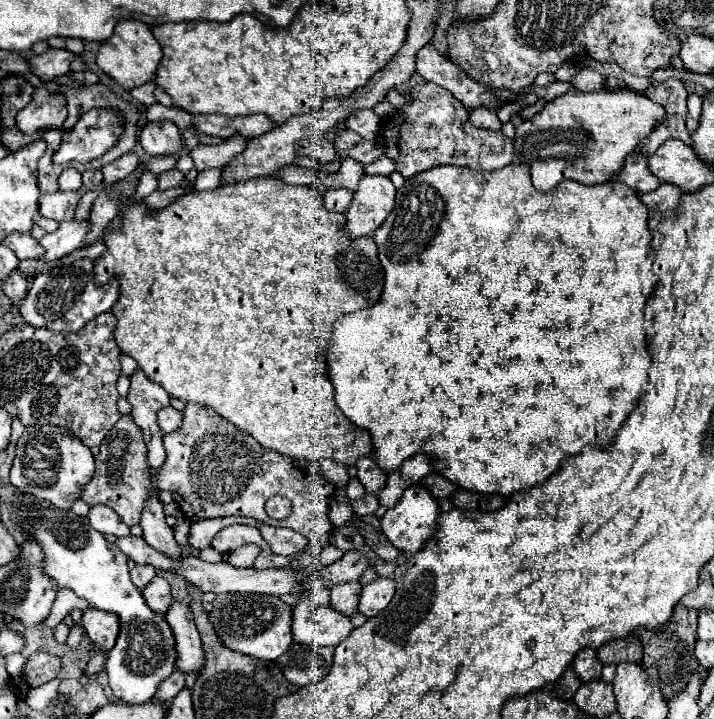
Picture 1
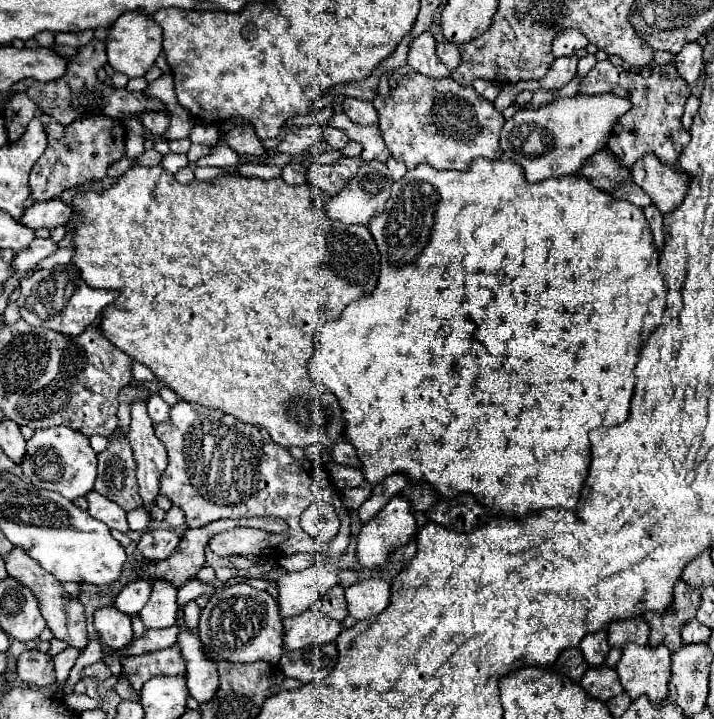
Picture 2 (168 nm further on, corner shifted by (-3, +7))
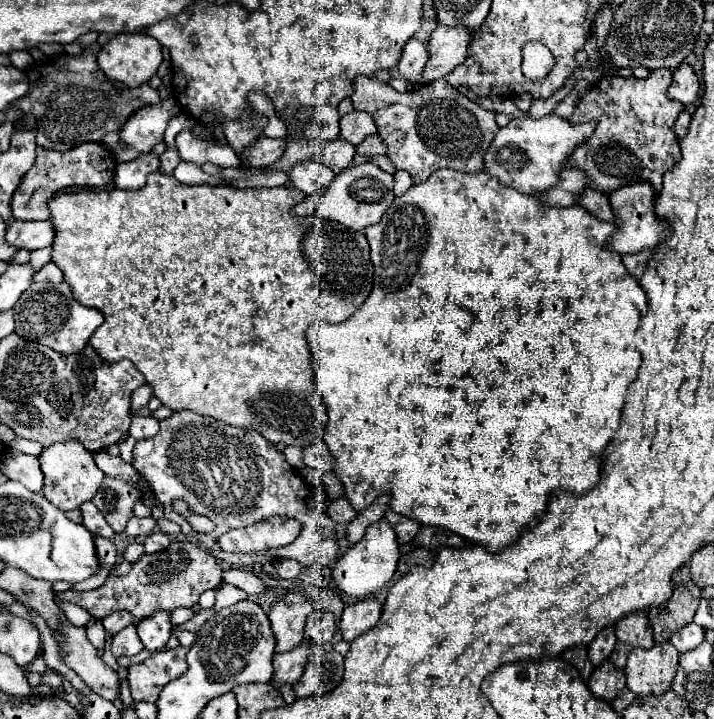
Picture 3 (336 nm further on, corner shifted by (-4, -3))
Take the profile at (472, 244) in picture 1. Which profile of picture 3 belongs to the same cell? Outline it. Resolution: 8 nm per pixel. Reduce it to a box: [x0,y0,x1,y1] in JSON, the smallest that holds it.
[308,167,648,553]

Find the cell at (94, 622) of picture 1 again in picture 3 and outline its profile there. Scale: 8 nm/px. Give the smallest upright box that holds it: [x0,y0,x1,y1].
[110,625,144,657]

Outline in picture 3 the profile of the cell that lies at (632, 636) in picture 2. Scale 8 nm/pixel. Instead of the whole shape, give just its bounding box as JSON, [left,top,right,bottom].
[616,611,654,649]

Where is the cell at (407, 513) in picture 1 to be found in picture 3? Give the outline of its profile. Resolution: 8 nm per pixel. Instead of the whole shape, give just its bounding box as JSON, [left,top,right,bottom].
[332,519,400,599]

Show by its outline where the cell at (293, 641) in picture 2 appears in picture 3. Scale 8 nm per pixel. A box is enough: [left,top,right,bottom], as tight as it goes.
[274,641,314,685]

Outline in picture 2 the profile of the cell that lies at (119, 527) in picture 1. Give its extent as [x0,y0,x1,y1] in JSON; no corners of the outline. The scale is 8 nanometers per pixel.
[87,491,127,533]

